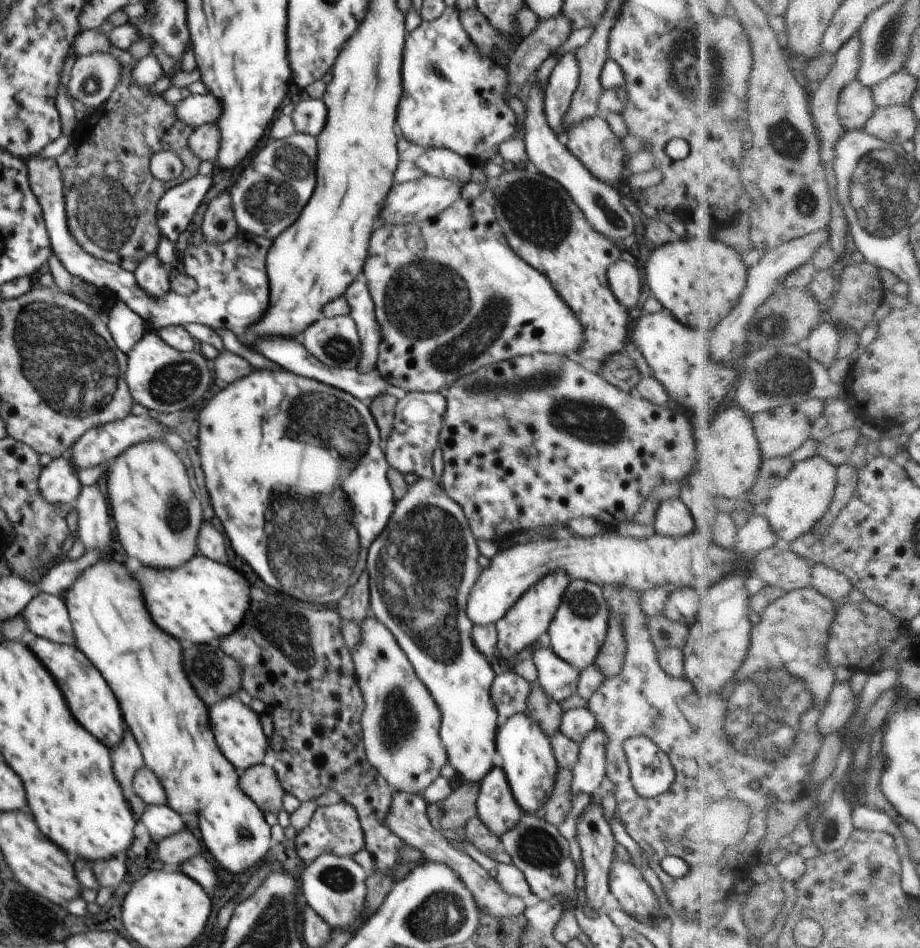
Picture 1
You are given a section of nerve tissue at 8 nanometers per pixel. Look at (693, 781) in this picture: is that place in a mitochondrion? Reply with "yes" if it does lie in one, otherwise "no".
no

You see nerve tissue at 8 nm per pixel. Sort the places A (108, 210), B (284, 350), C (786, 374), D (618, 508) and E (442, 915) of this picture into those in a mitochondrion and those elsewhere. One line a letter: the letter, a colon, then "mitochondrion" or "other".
A: mitochondrion
B: other
C: mitochondrion
D: other
E: mitochondrion

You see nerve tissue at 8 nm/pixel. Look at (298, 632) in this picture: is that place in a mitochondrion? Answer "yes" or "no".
yes

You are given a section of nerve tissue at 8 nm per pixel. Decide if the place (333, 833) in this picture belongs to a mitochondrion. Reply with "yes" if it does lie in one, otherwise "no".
no

